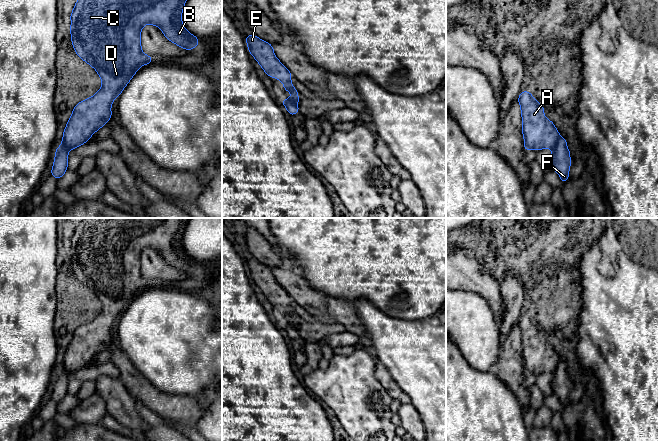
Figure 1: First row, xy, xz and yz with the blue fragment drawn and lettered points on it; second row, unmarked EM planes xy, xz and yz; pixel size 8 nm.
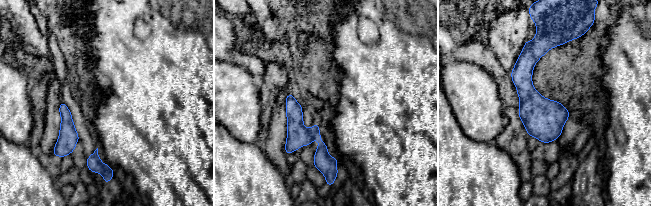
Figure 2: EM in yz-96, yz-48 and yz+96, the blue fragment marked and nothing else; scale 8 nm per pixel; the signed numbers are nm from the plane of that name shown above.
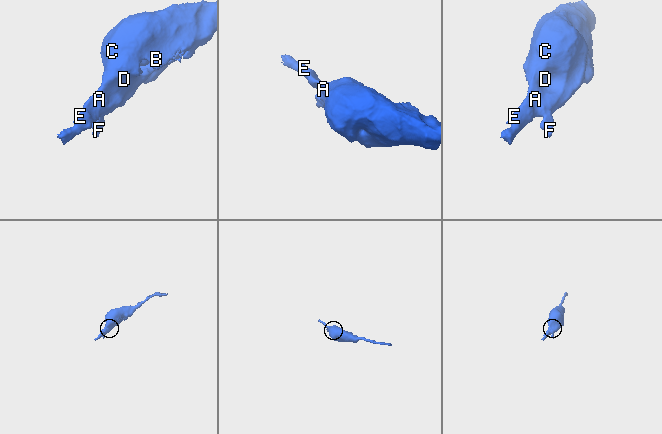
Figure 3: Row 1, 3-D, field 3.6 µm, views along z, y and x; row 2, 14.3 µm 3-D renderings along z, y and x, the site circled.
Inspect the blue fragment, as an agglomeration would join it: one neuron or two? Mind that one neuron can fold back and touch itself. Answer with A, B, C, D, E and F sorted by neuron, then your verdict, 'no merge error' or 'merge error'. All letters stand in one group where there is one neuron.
groups A B C D E / F; merge error

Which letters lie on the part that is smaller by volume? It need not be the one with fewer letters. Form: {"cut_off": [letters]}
{"cut_off": ["F"]}

